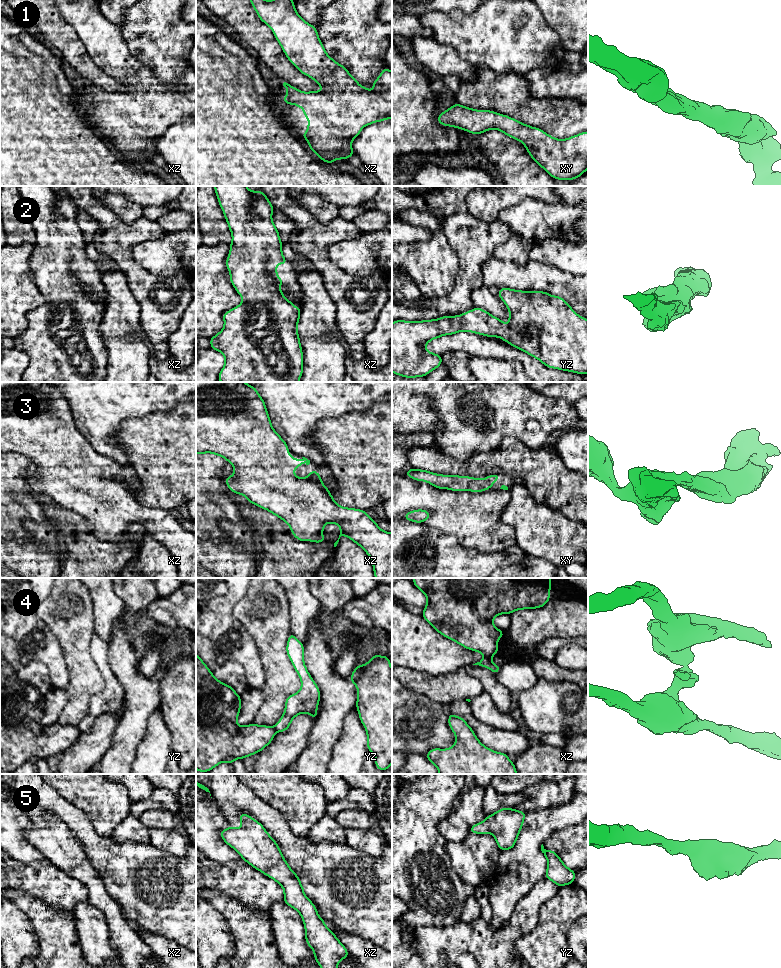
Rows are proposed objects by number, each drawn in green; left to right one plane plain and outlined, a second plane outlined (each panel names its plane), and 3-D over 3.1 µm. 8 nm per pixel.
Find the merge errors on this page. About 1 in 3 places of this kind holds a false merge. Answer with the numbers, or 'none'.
4

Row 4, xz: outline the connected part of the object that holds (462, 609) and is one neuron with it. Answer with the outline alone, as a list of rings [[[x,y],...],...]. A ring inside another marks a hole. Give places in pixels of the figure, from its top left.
[[[413,578],[413,584],[421,590],[427,598],[427,604],[422,614],[424,619],[441,635],[460,644],[466,649],[482,653],[484,657],[492,657],[498,652],[499,646],[497,640],[504,635],[503,631],[494,626],[493,619],[500,614],[511,614],[517,610],[535,609],[545,606],[550,600],[550,583],[550,578]]]

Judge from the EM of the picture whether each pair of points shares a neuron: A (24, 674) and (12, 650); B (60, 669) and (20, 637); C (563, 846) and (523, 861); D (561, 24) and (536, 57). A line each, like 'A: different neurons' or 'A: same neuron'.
A: same neuron
B: same neuron
C: different neurons
D: different neurons

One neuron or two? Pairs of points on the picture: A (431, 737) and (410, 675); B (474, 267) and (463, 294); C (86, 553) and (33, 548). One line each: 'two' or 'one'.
A: two
B: one
C: two

